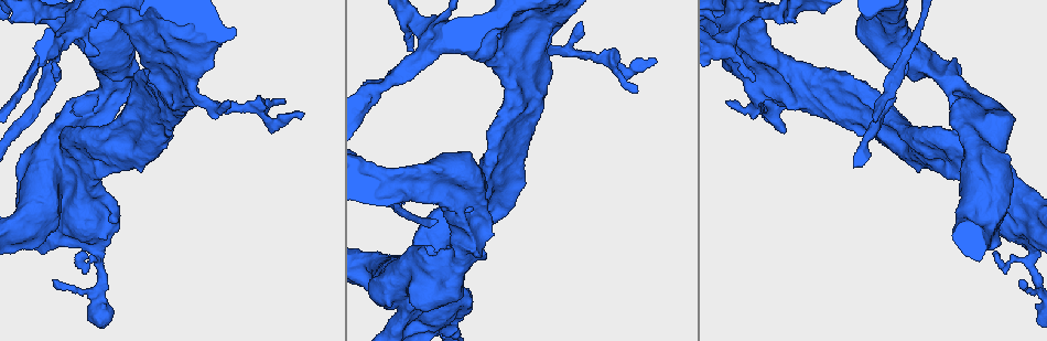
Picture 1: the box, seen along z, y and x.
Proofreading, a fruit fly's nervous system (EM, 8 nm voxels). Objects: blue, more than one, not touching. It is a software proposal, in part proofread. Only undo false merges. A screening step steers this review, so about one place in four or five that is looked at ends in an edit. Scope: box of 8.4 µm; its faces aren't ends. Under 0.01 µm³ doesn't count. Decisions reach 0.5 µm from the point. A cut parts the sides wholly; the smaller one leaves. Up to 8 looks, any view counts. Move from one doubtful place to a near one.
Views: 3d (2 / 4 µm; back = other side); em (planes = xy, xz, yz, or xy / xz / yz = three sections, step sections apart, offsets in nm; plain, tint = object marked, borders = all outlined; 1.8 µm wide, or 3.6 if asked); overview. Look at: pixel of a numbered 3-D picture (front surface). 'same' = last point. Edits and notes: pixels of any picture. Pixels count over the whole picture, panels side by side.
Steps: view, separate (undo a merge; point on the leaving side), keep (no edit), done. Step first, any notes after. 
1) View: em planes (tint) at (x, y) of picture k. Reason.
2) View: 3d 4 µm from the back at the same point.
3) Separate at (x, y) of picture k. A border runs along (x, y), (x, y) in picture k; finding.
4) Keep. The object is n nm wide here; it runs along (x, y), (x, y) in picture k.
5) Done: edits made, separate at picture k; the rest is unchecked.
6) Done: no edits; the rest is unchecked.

View: em 3.6 µm yz step 8 (tint) at (455, 171) of picture 1.

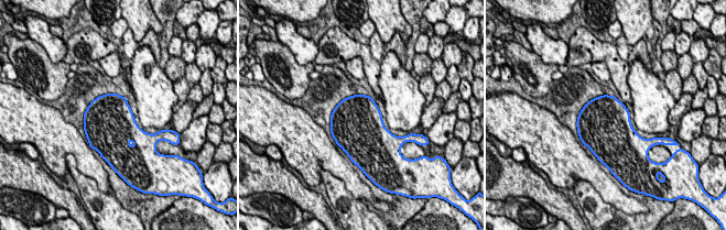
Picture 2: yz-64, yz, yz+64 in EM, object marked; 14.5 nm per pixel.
View: em 3.6 µm planes (tint) at the same point.

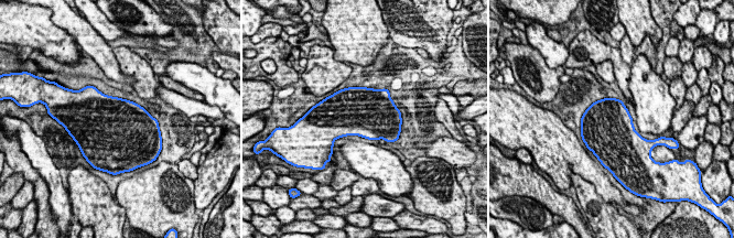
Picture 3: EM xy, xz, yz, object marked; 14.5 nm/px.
Keep. Continuous, no second neuron.

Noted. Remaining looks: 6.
View: em xy step 16 (tint) at (32, 221) of picture 1. Thick turns thin.

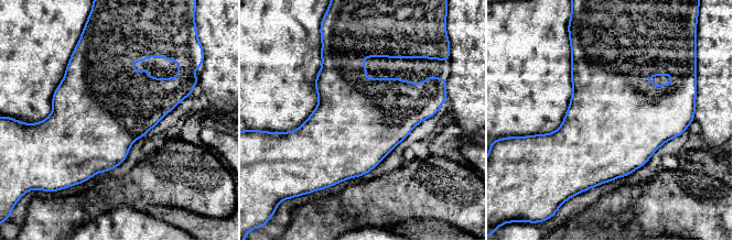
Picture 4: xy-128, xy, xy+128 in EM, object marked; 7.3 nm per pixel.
View: em planes (tint) at the same point.

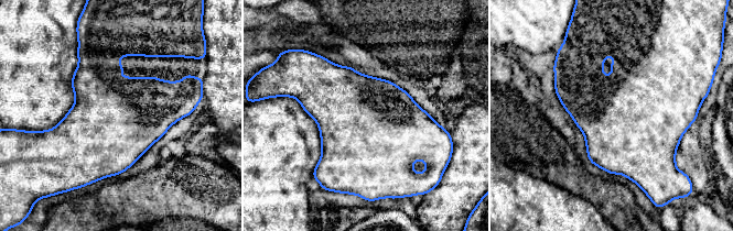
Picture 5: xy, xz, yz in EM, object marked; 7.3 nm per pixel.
Keep. Continuous, no second neuron.

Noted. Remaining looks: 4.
View: em 3.6 µm planes (tint) at (71, 150) of picture 1. Sudden change in width.

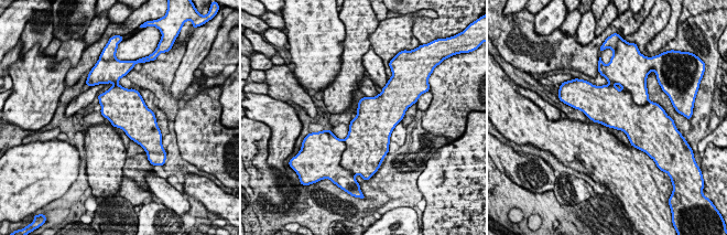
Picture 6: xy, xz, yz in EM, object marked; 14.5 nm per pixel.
Separate at (635, 83) of picture 6. The object is 550 nm wide here; two neurons meet here.

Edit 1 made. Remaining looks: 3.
Done: edits made, separate at picture 6; the rest is unchecked.

